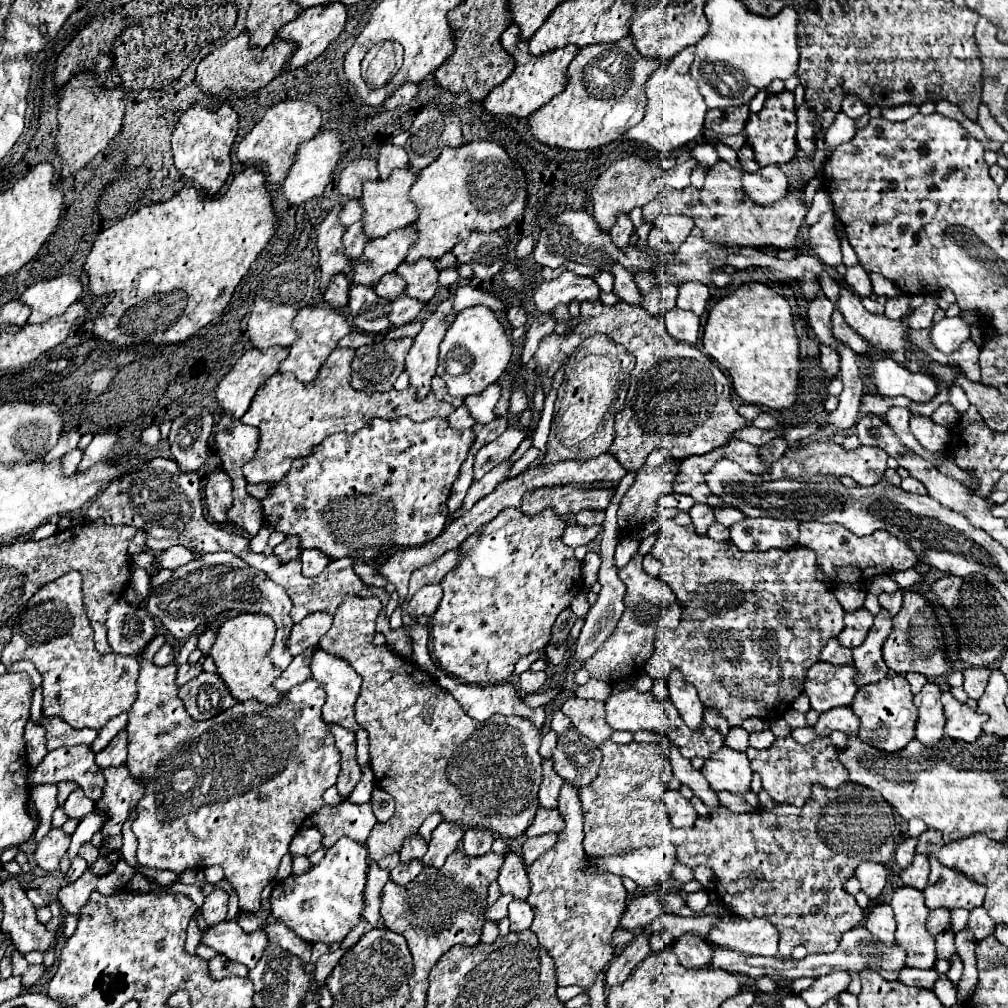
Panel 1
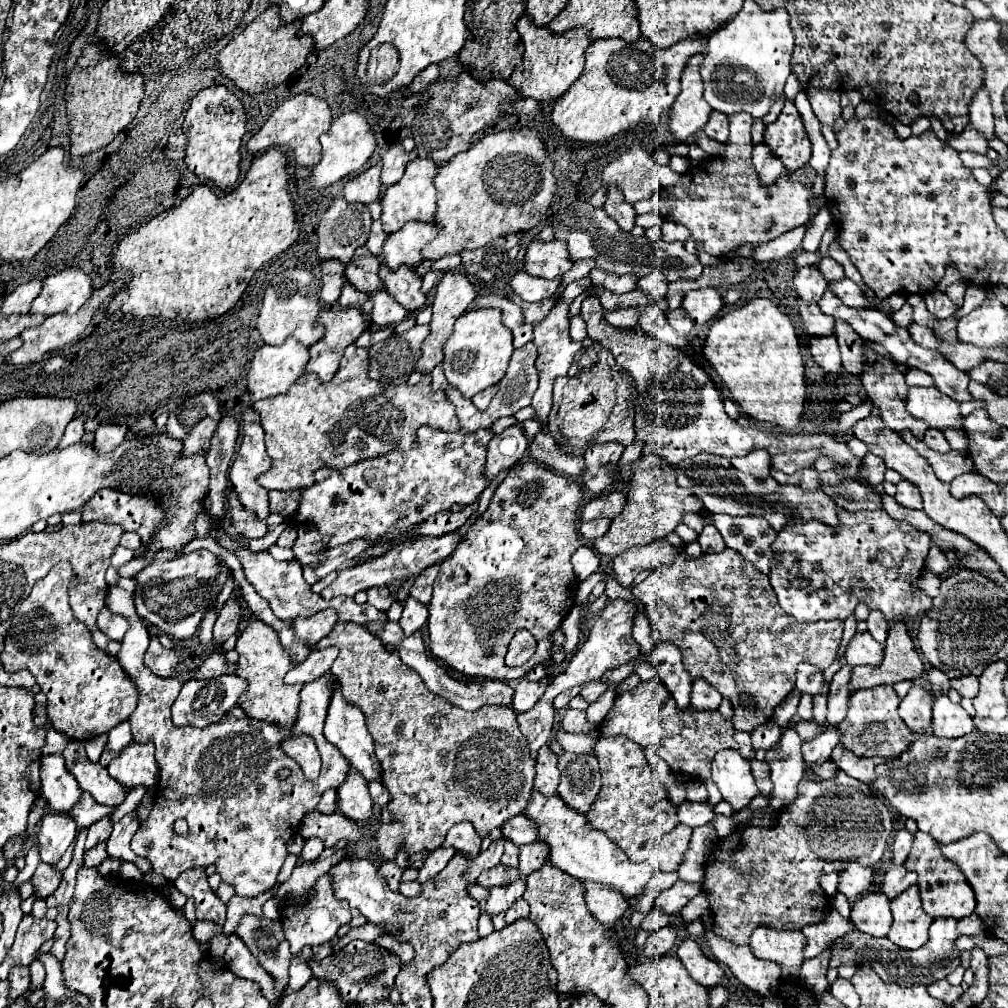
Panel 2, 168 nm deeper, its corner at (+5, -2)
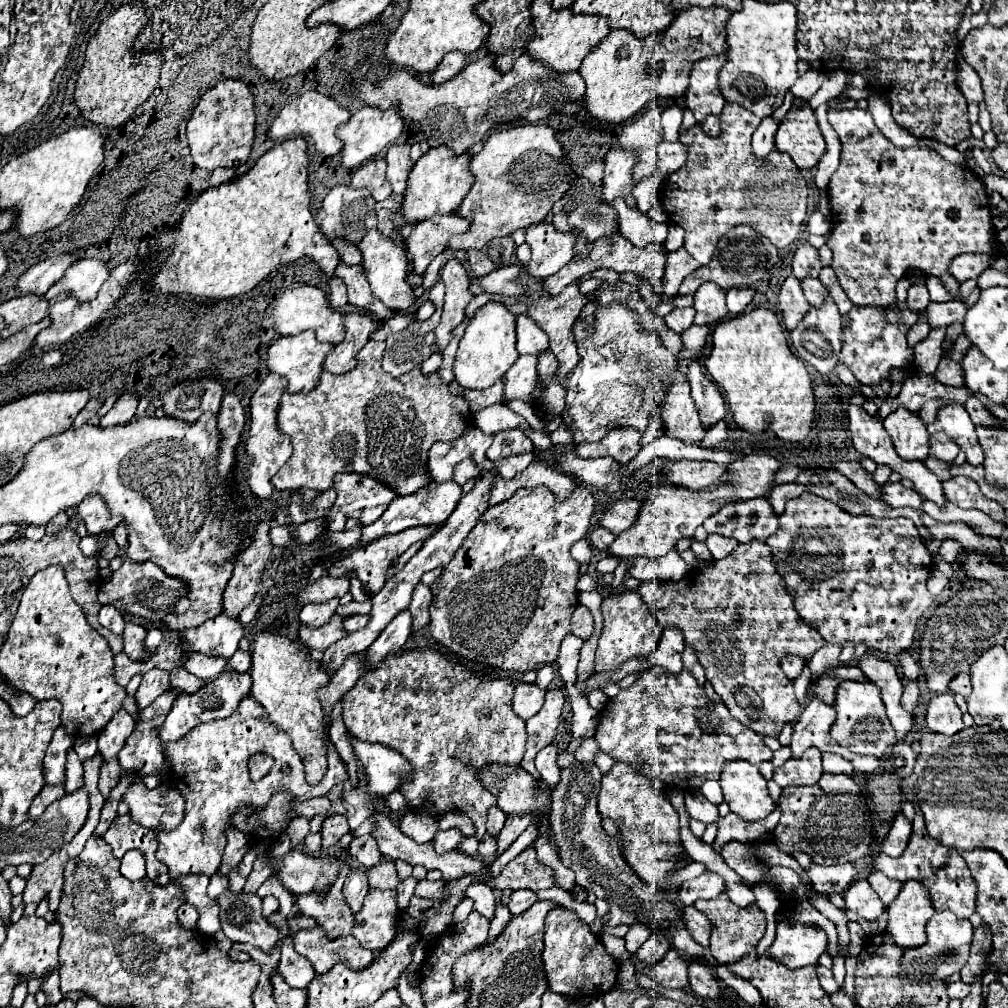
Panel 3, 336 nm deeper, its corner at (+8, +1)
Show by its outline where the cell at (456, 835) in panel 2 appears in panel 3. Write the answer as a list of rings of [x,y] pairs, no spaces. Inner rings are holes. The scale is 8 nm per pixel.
[[[456,827],[448,829],[448,831],[438,831],[434,835],[434,849],[436,849],[438,855],[442,855],[442,853],[448,853],[448,851],[456,849],[464,839],[466,839],[466,835]]]

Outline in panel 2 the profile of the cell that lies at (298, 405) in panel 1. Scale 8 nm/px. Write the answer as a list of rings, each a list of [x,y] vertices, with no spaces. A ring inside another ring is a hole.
[[[347,346],[347,352],[343,354],[343,360],[341,360],[341,366],[339,366],[339,372],[335,374],[335,378],[331,382],[319,382],[319,378],[315,374],[305,374],[303,378],[299,378],[295,382],[295,388],[291,388],[291,392],[287,396],[275,396],[271,400],[259,400],[253,404],[253,408],[261,414],[261,424],[265,428],[265,444],[267,444],[267,452],[269,456],[273,458],[273,468],[271,472],[265,472],[263,476],[259,476],[259,484],[267,490],[299,490],[299,488],[307,488],[311,484],[315,484],[315,472],[319,468],[333,468],[333,470],[341,470],[341,468],[347,468],[351,464],[357,464],[361,460],[367,460],[367,458],[377,458],[377,456],[383,456],[383,454],[389,454],[391,450],[409,450],[411,444],[415,442],[417,438],[417,430],[421,426],[429,426],[429,428],[437,428],[437,430],[445,430],[445,432],[457,432],[459,430],[459,422],[457,422],[457,414],[455,414],[455,408],[453,404],[445,398],[445,392],[433,392],[429,388],[429,374],[423,376],[423,380],[415,386],[409,386],[409,384],[399,384],[399,386],[383,386],[381,382],[373,382],[367,372],[369,372],[369,348],[357,348],[357,346]]]

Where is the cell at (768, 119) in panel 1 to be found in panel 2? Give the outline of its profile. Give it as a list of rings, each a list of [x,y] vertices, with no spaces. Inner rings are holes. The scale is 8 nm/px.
[[[785,100],[781,116],[767,126],[763,142],[771,146],[775,156],[789,172],[803,168],[811,158],[811,142],[805,132],[799,110],[791,100]]]

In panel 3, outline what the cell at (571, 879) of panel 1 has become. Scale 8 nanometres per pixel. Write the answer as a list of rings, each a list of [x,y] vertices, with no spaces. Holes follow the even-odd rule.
[[[556,905],[548,913],[544,921],[544,953],[542,953],[544,969],[548,975],[550,991],[582,999],[582,997],[600,997],[608,989],[614,989],[618,979],[618,963],[612,955],[606,953],[604,943],[600,937],[596,937],[588,925],[580,921],[580,917],[562,907]]]

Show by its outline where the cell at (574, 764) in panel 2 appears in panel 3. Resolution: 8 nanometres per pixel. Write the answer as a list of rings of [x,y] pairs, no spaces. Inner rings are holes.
[[[572,763],[562,769],[562,779],[552,791],[552,839],[558,845],[558,855],[566,867],[576,873],[576,883],[610,905],[610,925],[632,925],[634,921],[648,923],[652,931],[664,931],[672,919],[678,917],[680,909],[672,901],[664,899],[660,889],[646,887],[644,881],[628,867],[620,855],[616,839],[610,839],[602,829],[602,819],[596,809],[596,797],[600,793],[602,771],[590,763]]]

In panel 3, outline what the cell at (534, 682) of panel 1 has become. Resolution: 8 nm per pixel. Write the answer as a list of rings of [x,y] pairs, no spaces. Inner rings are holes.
[[[520,683],[514,689],[512,709],[518,717],[528,719],[532,717],[544,703],[544,691],[536,683]]]

